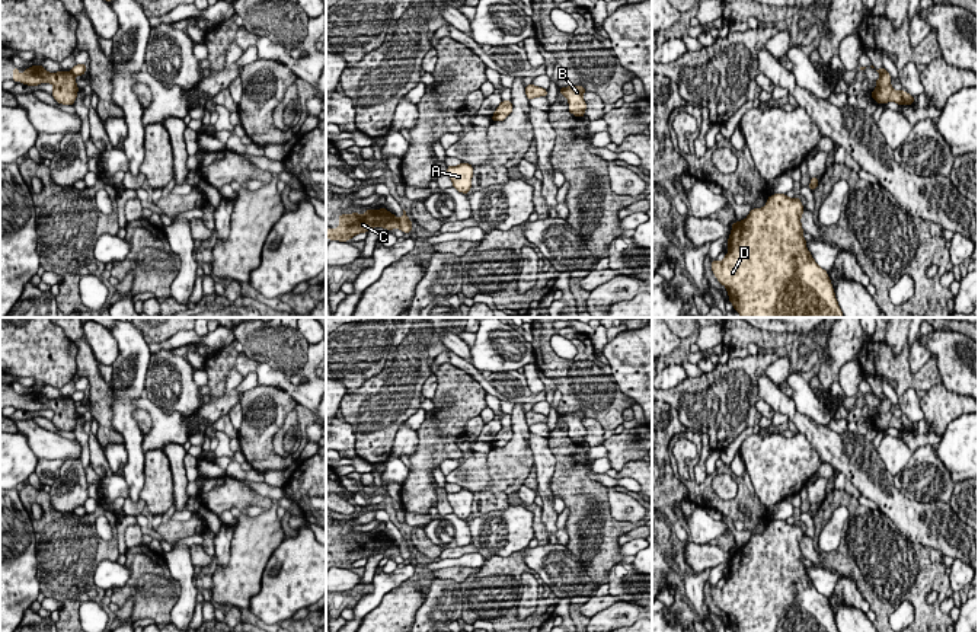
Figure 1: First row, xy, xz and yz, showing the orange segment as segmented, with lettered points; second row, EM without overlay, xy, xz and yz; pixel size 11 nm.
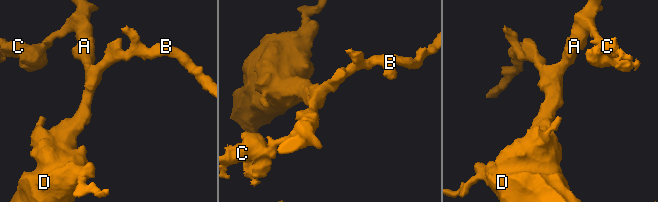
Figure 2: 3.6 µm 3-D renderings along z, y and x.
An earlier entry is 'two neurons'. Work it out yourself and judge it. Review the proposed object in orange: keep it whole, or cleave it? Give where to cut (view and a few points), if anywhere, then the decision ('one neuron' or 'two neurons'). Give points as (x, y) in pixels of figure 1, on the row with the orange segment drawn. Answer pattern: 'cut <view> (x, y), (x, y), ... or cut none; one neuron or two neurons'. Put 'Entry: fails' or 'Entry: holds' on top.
Entry: holds
cut xz (398, 219), (400, 227); two neurons

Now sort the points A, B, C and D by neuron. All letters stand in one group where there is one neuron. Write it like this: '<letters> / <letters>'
A B D / C

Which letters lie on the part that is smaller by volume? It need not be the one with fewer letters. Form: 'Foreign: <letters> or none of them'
Foreign: C

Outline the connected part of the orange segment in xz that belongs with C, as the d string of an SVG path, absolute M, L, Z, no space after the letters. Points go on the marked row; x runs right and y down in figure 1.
M386 207L374 211L365 208L365 214L361 217L359 213L338 216L339 227L326 229L326 237L332 240L351 240L355 234L362 232L374 230L374 226L384 227L386 230L400 229L399 218L389 213Z

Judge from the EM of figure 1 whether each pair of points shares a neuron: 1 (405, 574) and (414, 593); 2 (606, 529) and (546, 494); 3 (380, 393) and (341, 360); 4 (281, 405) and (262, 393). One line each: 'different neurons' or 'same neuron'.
1: different neurons
2: different neurons
3: different neurons
4: same neuron

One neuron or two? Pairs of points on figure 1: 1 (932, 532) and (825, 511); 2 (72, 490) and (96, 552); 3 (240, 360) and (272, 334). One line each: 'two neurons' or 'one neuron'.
1: two neurons
2: two neurons
3: two neurons

